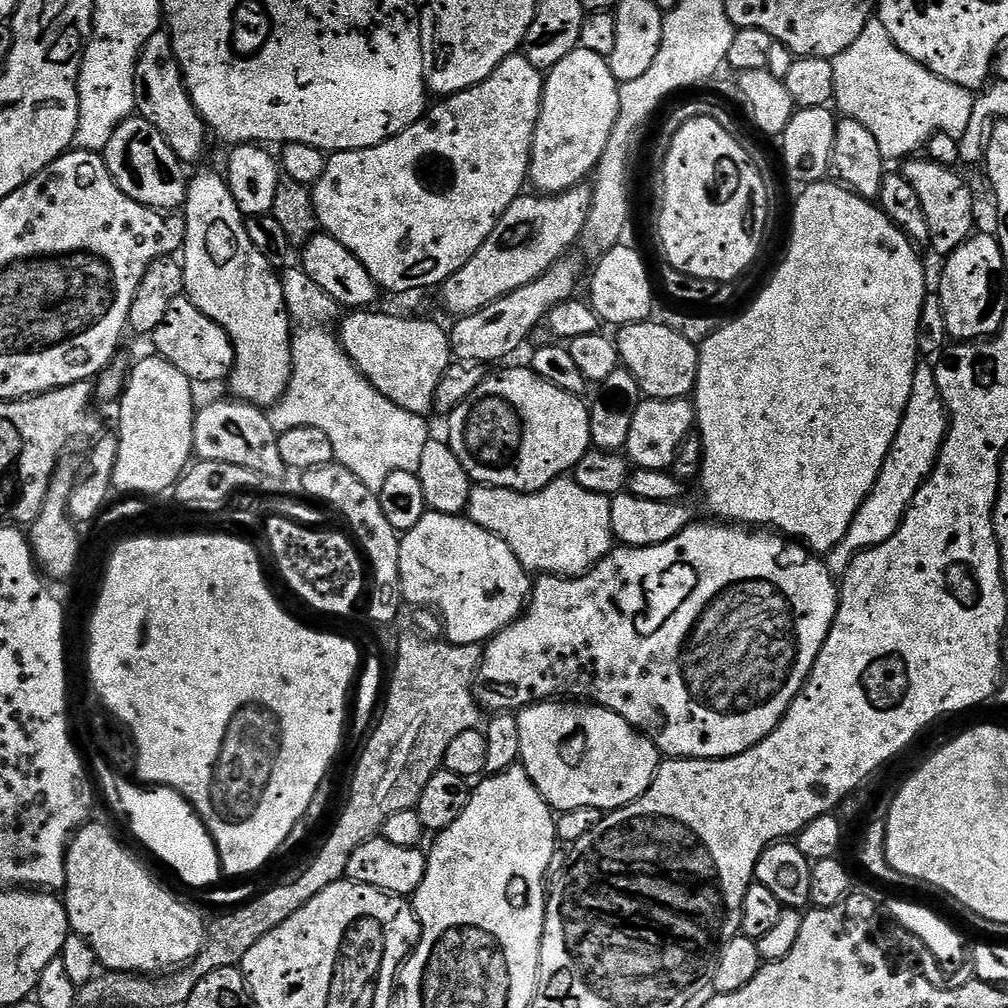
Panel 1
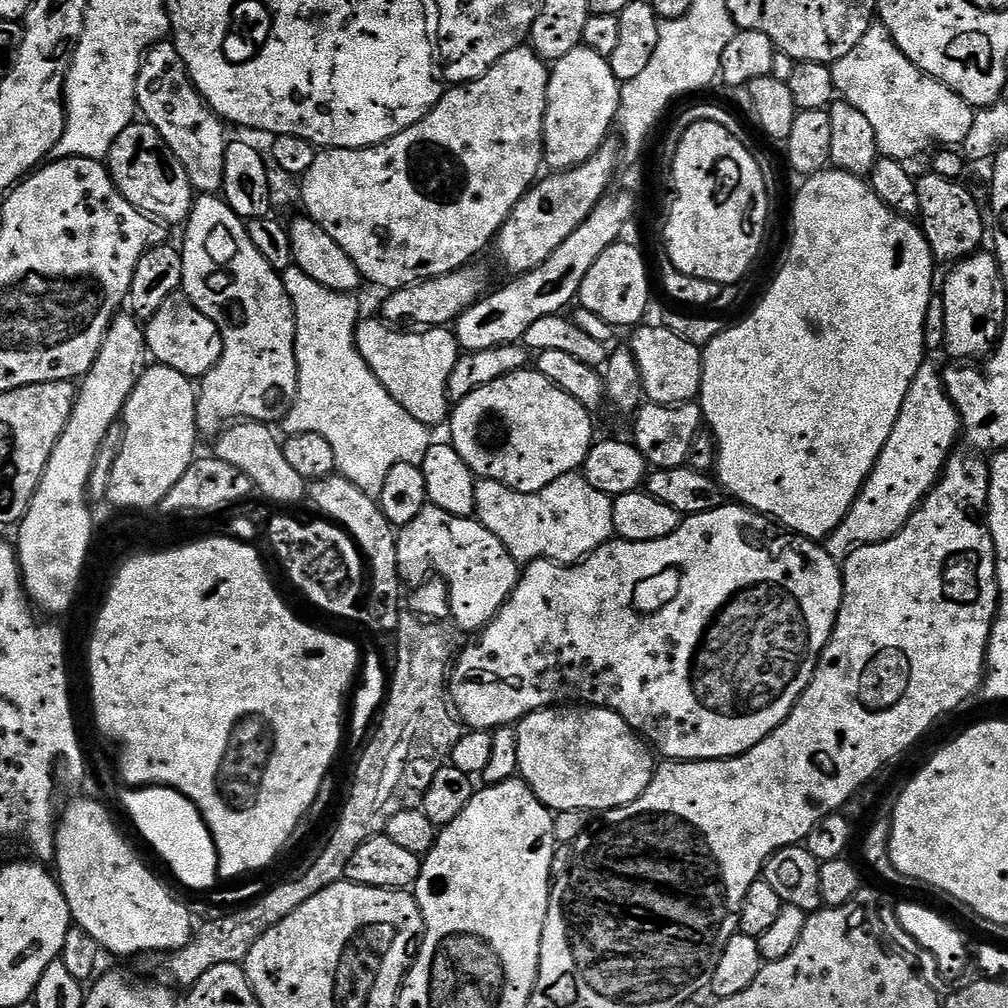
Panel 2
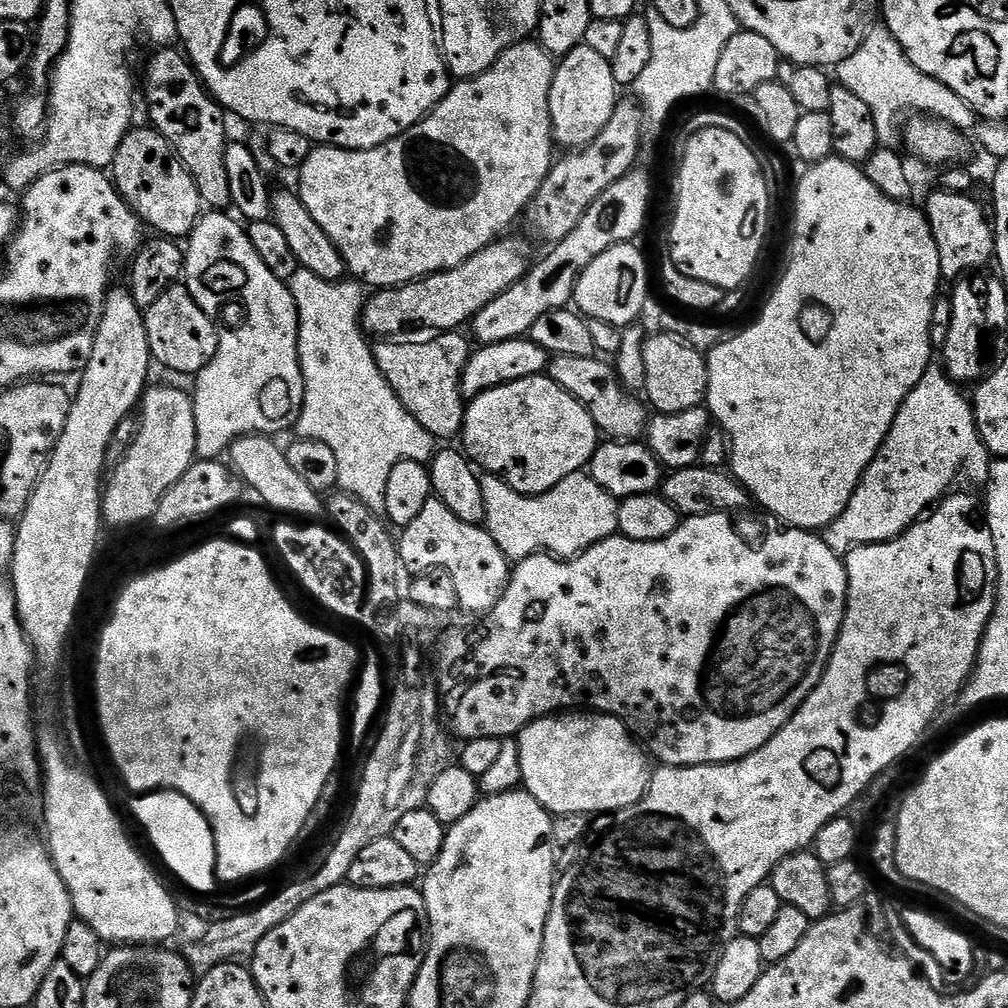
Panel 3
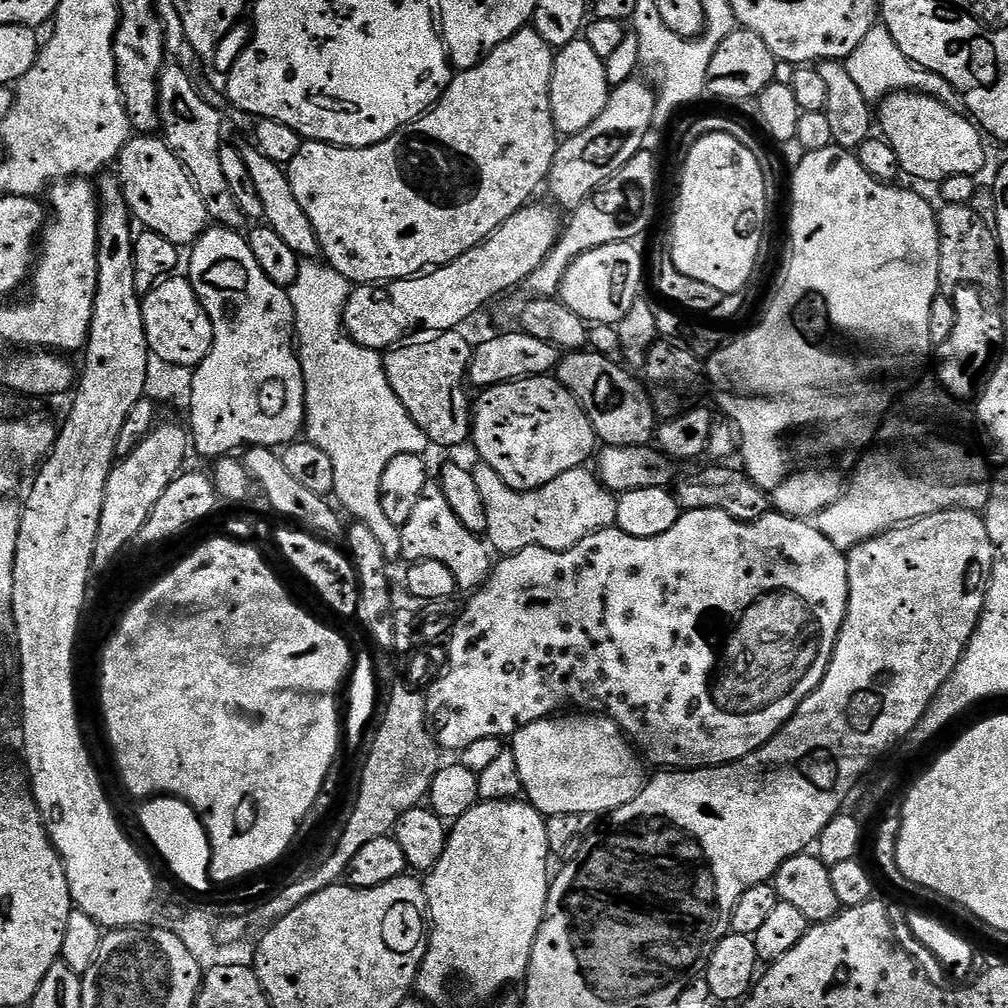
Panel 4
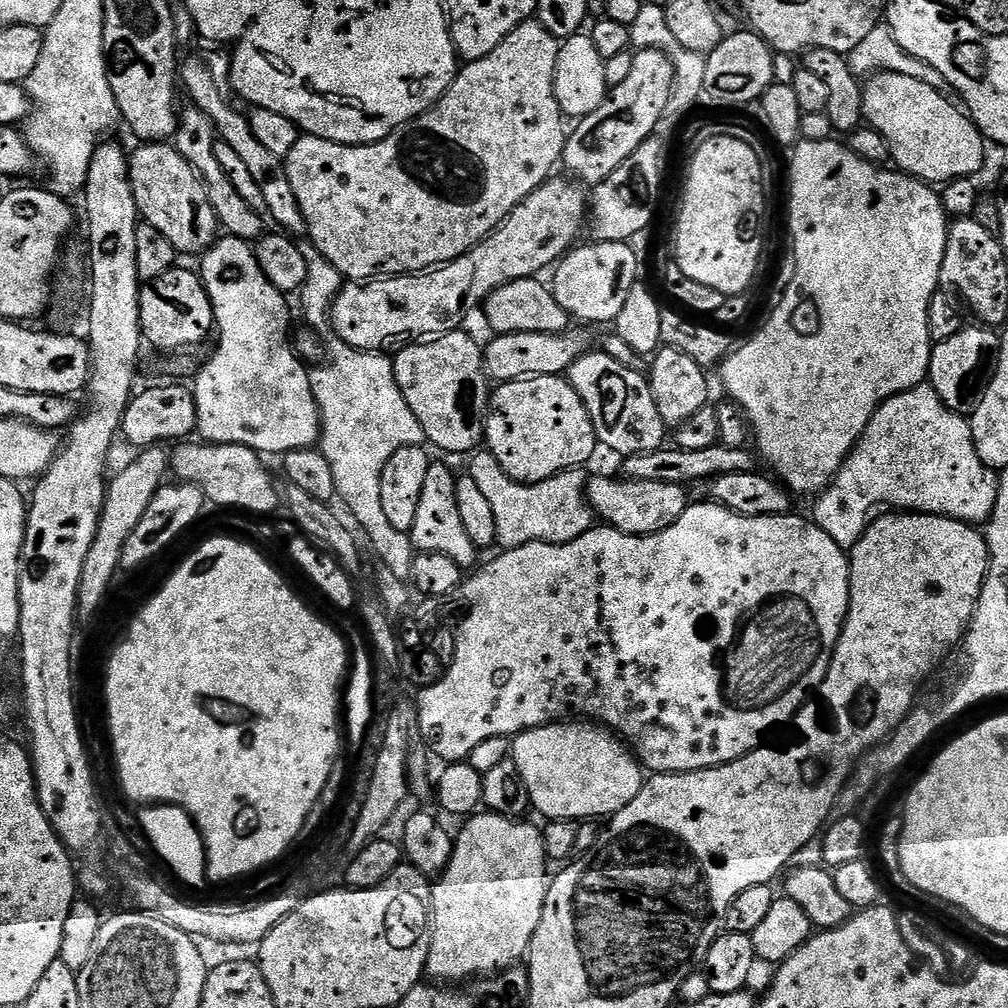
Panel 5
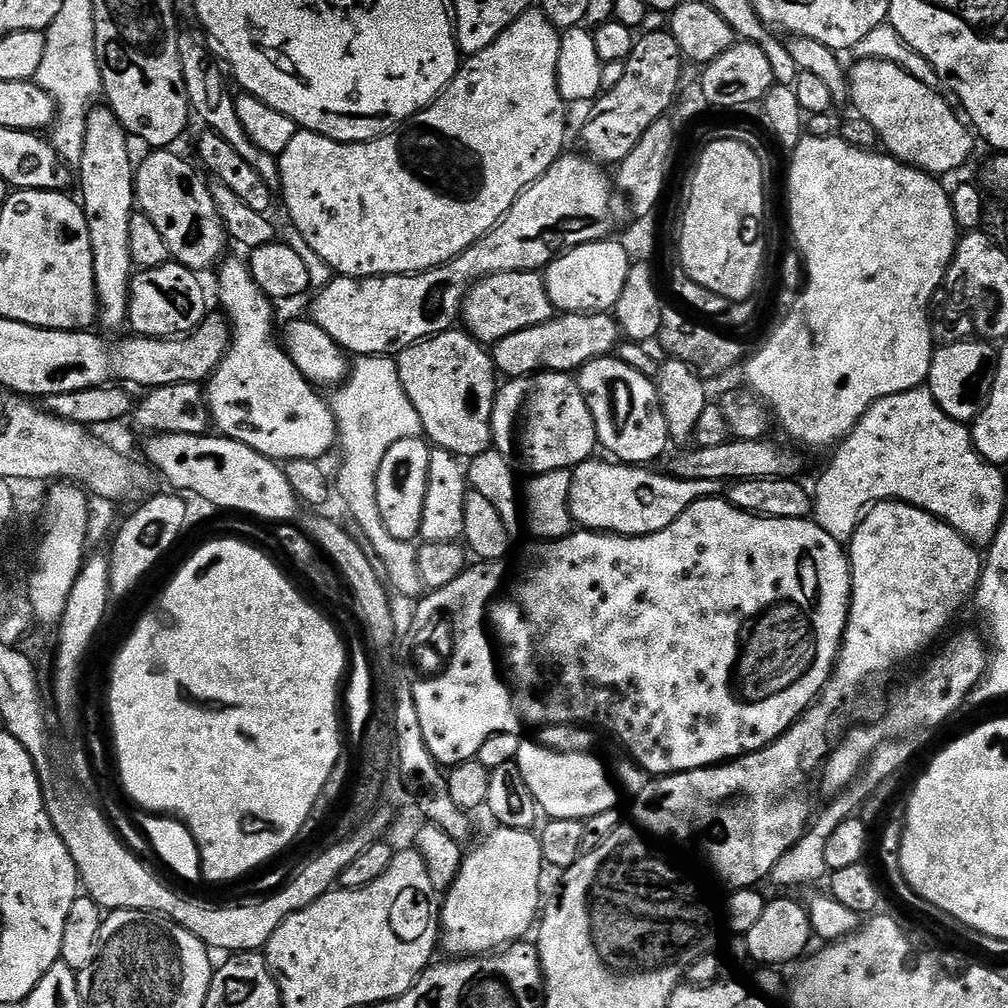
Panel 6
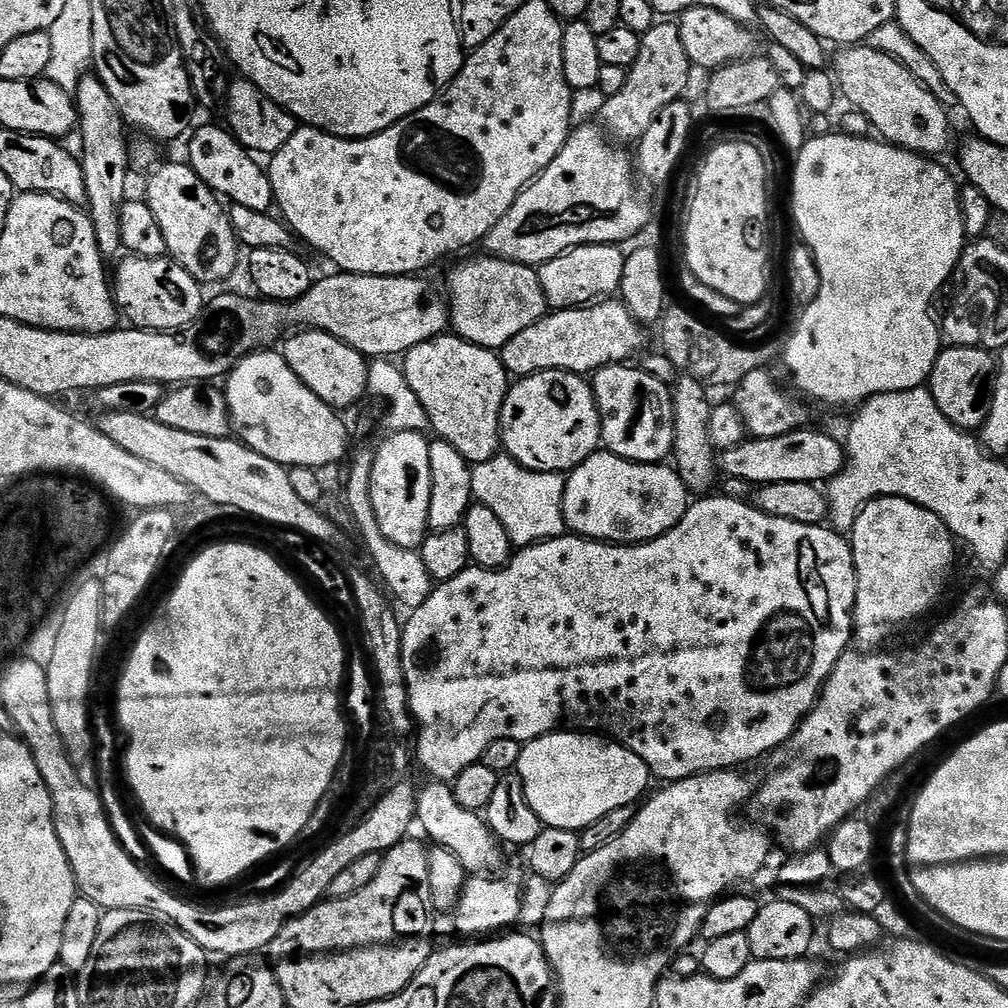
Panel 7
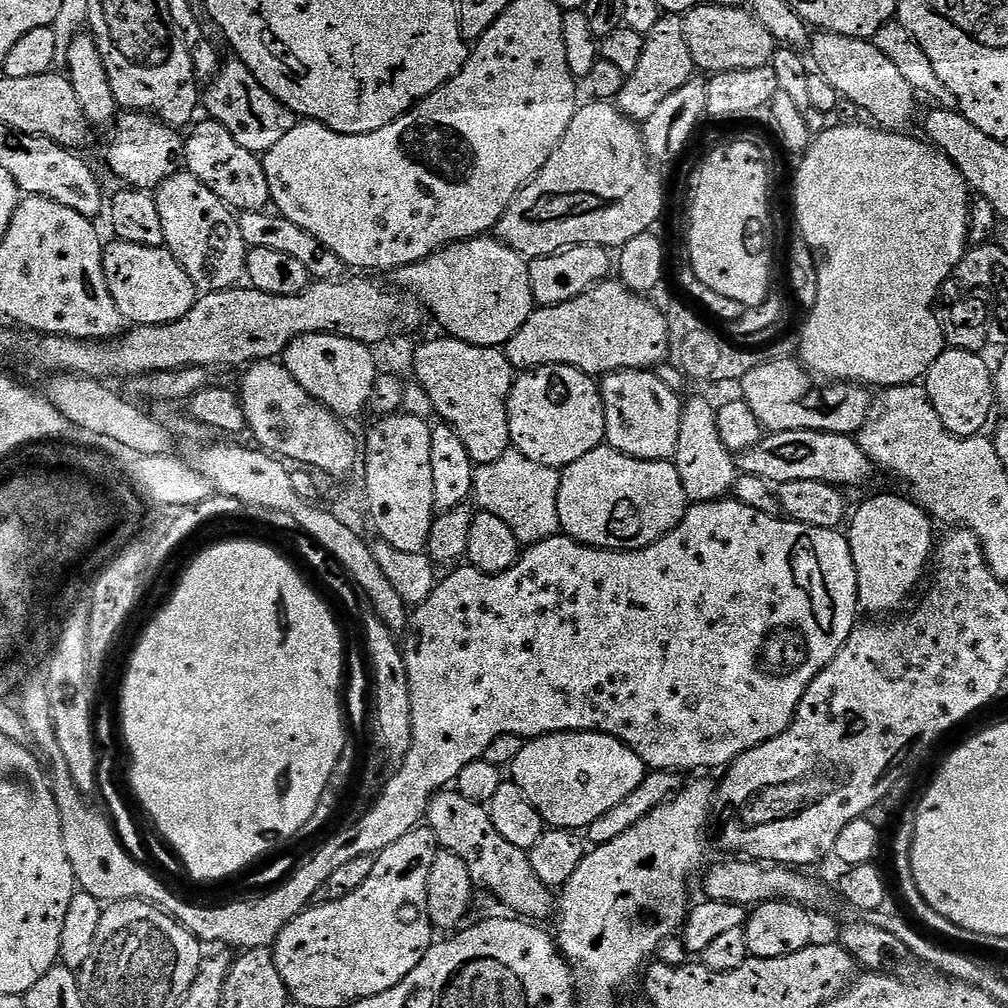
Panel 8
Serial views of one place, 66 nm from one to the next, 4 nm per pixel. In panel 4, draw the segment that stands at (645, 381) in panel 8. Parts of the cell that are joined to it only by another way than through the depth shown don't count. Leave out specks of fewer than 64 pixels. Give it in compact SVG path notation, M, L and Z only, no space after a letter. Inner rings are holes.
M572 350L561 355L554 373L560 385L580 403L592 423L597 441L610 448L651 445L656 438L656 407L647 387L631 375L635 376L623 363L591 350Z

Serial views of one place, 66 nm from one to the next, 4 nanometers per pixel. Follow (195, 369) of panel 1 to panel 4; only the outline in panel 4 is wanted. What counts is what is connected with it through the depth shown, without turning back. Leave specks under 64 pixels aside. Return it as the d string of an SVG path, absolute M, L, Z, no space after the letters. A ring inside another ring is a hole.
M173 274L159 280L142 296L142 322L149 352L175 366L195 369L210 354L214 342L214 326L192 289L192 283L183 275Z

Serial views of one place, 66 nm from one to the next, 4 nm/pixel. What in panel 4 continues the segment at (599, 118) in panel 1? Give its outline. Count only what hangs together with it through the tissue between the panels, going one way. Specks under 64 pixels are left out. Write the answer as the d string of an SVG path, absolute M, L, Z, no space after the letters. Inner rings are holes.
M583 38L571 40L565 48L555 53L552 61L552 85L550 86L550 102L552 117L556 123L557 133L565 137L578 134L602 114L608 101L610 85L607 80L605 60L598 58L594 50Z

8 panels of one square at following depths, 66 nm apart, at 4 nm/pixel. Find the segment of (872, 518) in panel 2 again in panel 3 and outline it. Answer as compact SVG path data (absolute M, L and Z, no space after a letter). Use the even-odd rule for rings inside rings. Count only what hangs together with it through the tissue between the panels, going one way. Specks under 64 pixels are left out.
M933 362L928 365L926 374L906 394L882 446L870 466L860 475L858 486L852 491L846 510L828 528L823 529L822 535L826 546L837 552L841 558L856 548L867 544L881 544L892 540L904 533L909 526L921 519L937 502L944 499L953 491L952 483L959 478L960 472L972 484L987 485L988 471L992 469L992 460L988 447L980 438L976 425L976 414L972 410L969 397L964 397L956 381L949 378L944 371L944 365Z

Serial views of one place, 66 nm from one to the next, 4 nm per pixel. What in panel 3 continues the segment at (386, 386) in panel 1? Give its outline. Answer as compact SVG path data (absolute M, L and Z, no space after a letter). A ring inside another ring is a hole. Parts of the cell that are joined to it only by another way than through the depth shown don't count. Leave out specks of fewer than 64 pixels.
M453 330L437 335L435 337L437 340L428 340L425 344L396 344L400 342L392 338L384 338L372 350L378 362L378 370L382 370L386 382L390 382L402 406L406 406L408 413L437 441L444 440L440 442L451 441L448 440L451 436L459 437L464 426L466 400L460 395L460 376L468 361L470 347L468 348L467 342L460 335L459 331Z

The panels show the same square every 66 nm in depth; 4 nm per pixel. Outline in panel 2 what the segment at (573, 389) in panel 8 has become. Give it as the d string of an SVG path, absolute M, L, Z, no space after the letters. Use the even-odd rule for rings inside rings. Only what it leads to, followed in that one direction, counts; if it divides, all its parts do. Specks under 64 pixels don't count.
M511 372L498 378L498 382L490 382L490 386L466 394L466 398L451 409L450 443L479 479L493 480L515 492L537 492L583 465L594 443L592 416L593 413L584 408L578 398L566 394L566 390L540 372Z

